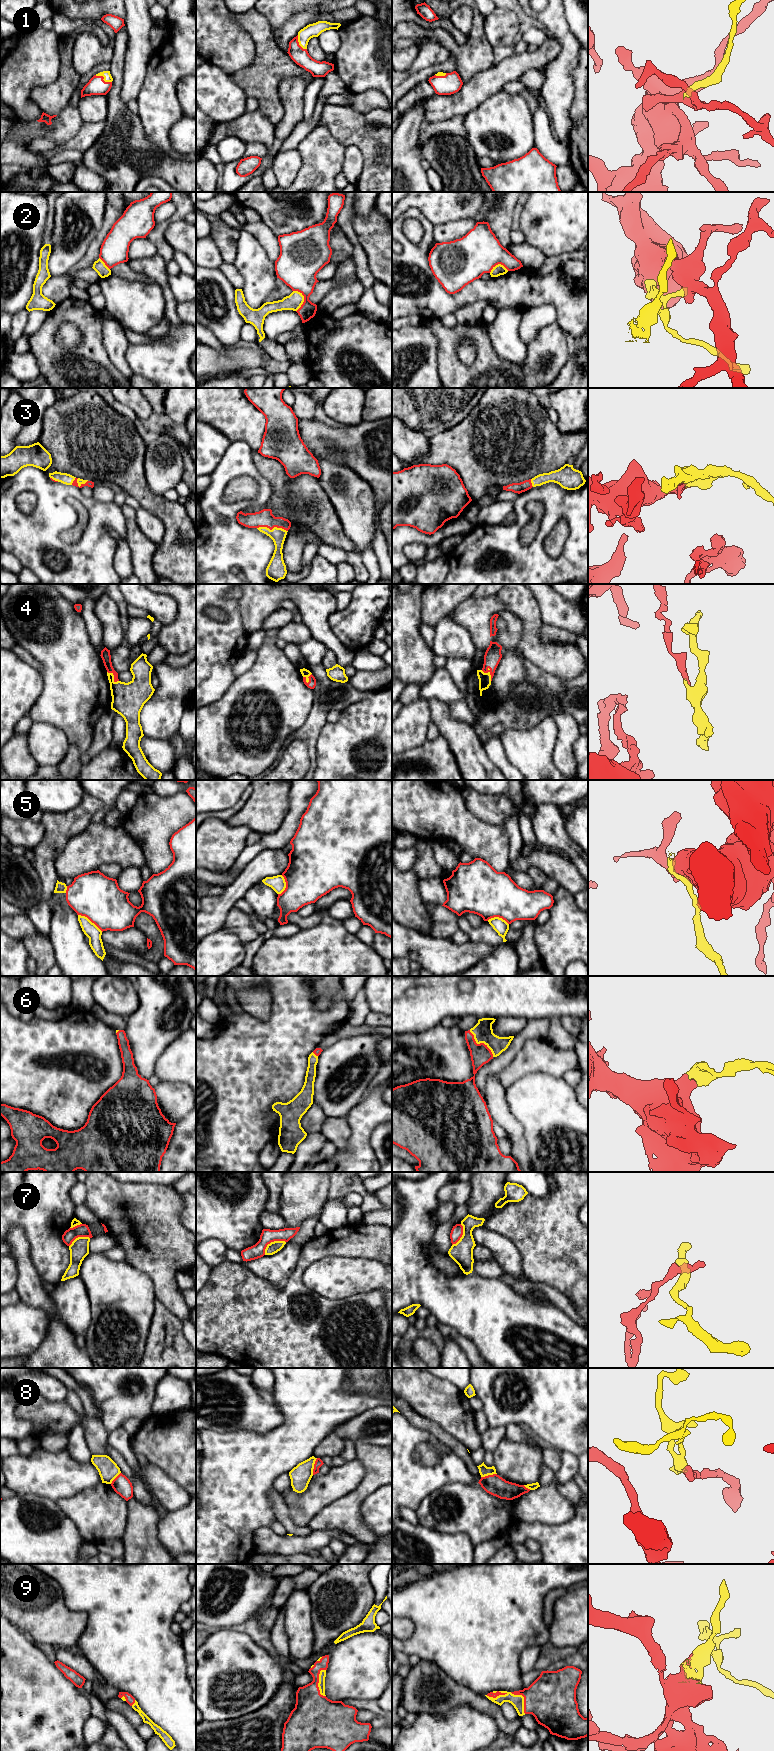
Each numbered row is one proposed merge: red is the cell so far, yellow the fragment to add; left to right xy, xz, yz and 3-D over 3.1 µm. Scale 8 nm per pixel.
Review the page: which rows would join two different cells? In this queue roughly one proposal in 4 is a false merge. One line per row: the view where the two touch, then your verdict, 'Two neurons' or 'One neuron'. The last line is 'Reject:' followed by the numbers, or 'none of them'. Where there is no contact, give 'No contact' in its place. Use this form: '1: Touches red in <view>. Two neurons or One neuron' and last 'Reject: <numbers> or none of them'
1: Touches red in xy. One neuron
2: Touches red in xz. Two neurons
3: Touches red in xz. One neuron
4: Touches red in yz. One neuron
5: Touches red in xy. One neuron
6: Touches red in yz. One neuron
7: Touches red in xz. Two neurons
8: Touches red in xz. Two neurons
9: Touches red in xz. One neuron
Reject: 2, 7, 8

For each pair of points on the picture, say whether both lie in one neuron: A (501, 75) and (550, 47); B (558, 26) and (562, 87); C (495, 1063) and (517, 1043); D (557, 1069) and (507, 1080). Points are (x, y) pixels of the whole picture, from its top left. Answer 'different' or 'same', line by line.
A: same
B: same
C: same
D: same

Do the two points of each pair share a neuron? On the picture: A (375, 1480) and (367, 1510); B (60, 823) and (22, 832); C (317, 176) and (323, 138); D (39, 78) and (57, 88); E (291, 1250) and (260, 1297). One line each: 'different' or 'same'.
A: different
B: different
C: same
D: different
E: different

